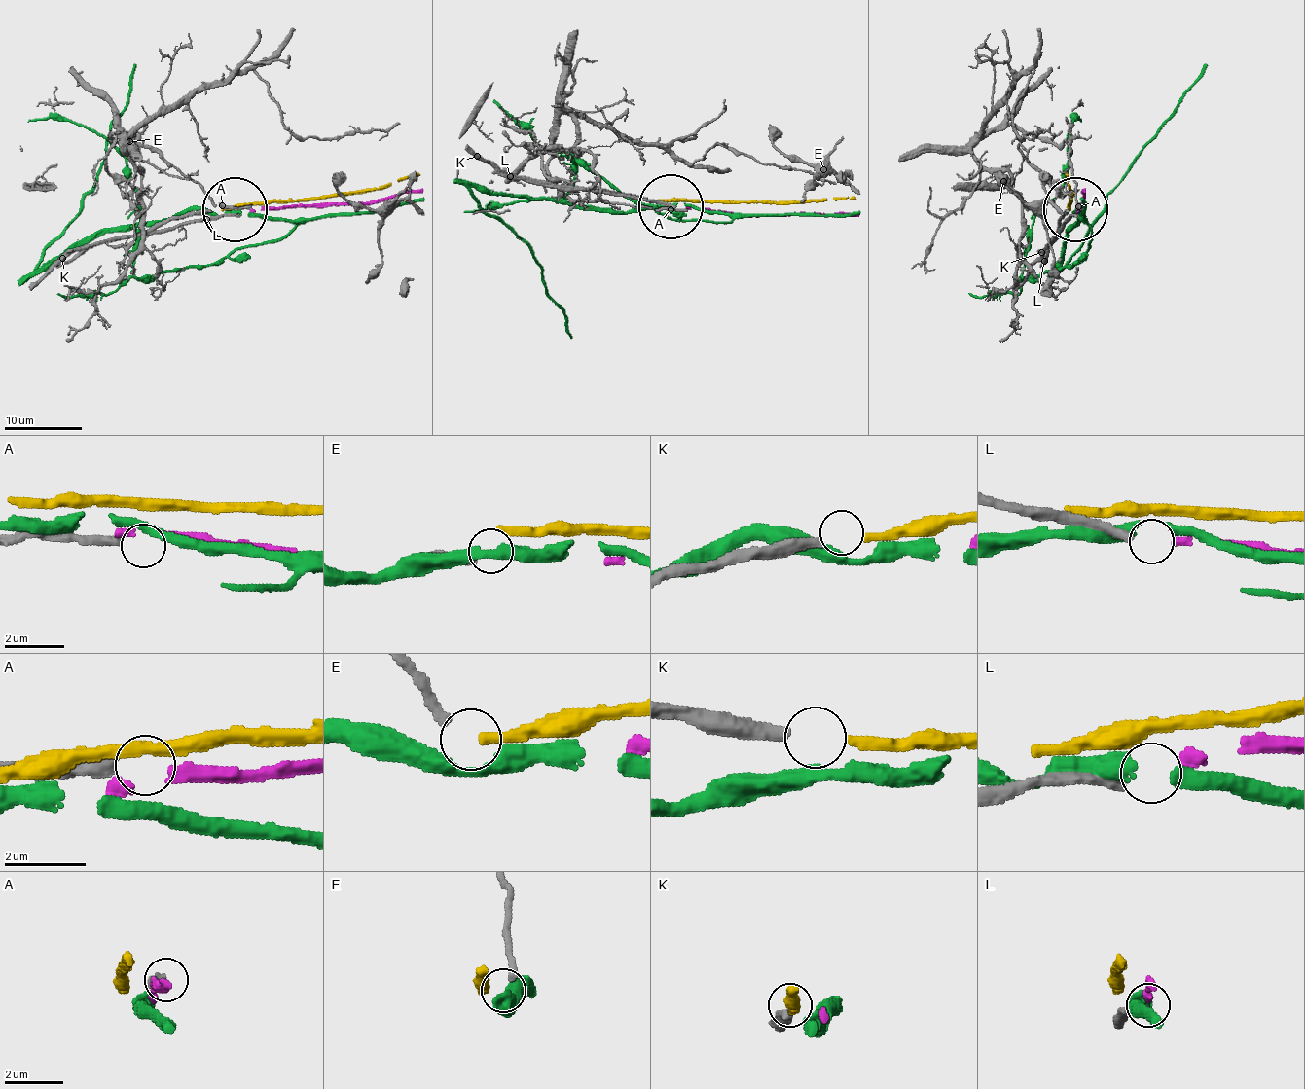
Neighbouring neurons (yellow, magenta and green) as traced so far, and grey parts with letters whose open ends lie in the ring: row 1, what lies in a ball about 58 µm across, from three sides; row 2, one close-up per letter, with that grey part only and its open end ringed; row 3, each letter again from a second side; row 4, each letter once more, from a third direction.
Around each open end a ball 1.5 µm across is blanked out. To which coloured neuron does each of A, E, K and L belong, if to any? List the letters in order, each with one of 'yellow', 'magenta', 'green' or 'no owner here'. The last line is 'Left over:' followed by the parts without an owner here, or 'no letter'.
A: no owner here
E: no owner here
K: yellow
L: magenta
Left over: A, E

